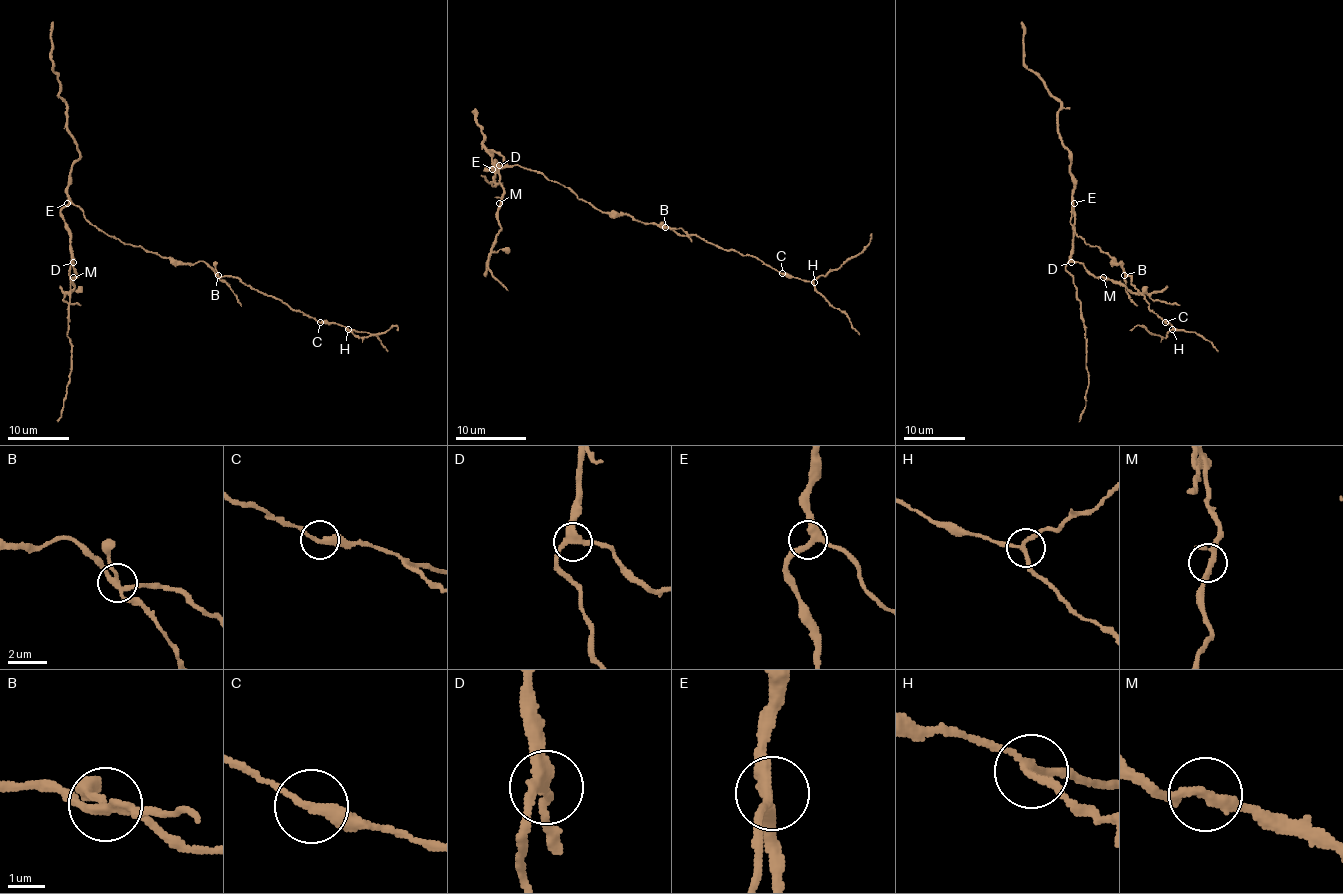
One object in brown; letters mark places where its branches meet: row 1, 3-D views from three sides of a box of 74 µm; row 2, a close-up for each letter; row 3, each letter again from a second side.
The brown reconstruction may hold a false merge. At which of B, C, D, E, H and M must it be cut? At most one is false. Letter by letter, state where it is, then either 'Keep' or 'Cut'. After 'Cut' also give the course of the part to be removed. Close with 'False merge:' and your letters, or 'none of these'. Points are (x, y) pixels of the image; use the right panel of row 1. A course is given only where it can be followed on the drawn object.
B: Place: (1124, 275). Cut. Course of the part to remove: (1125, 275), (1125, 289), (1137, 306)
C: Place: (1165, 322). Keep
D: Place: (1071, 262). Keep
E: Place: (1074, 203). Keep
H: Place: (1172, 329). Keep
M: Place: (1103, 277). Keep
False merge: B

